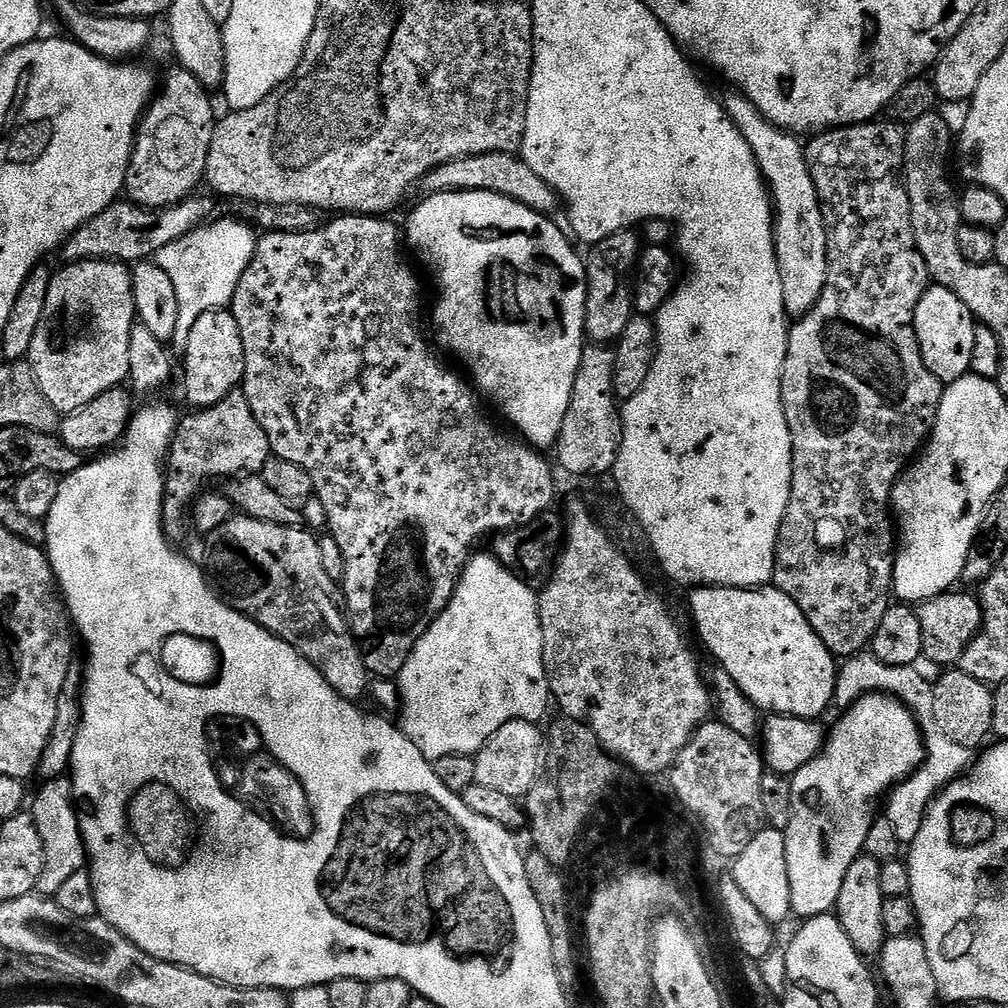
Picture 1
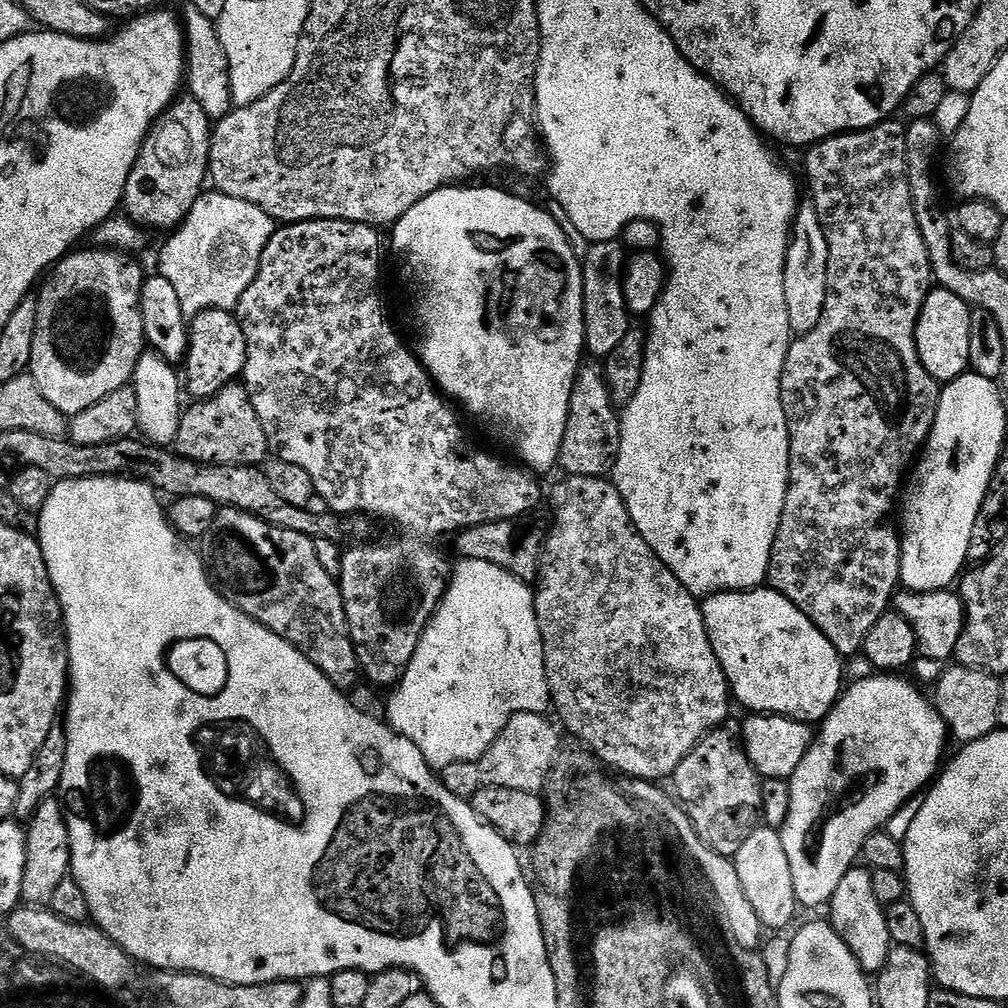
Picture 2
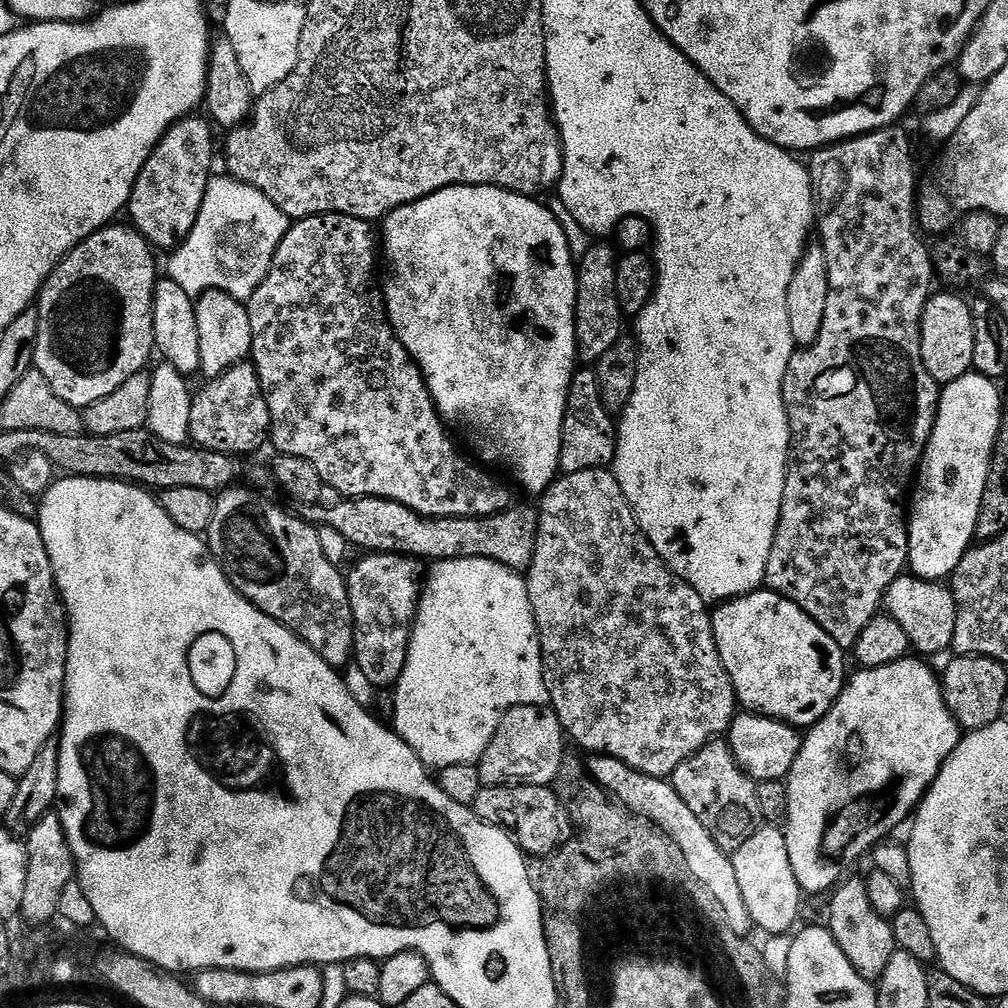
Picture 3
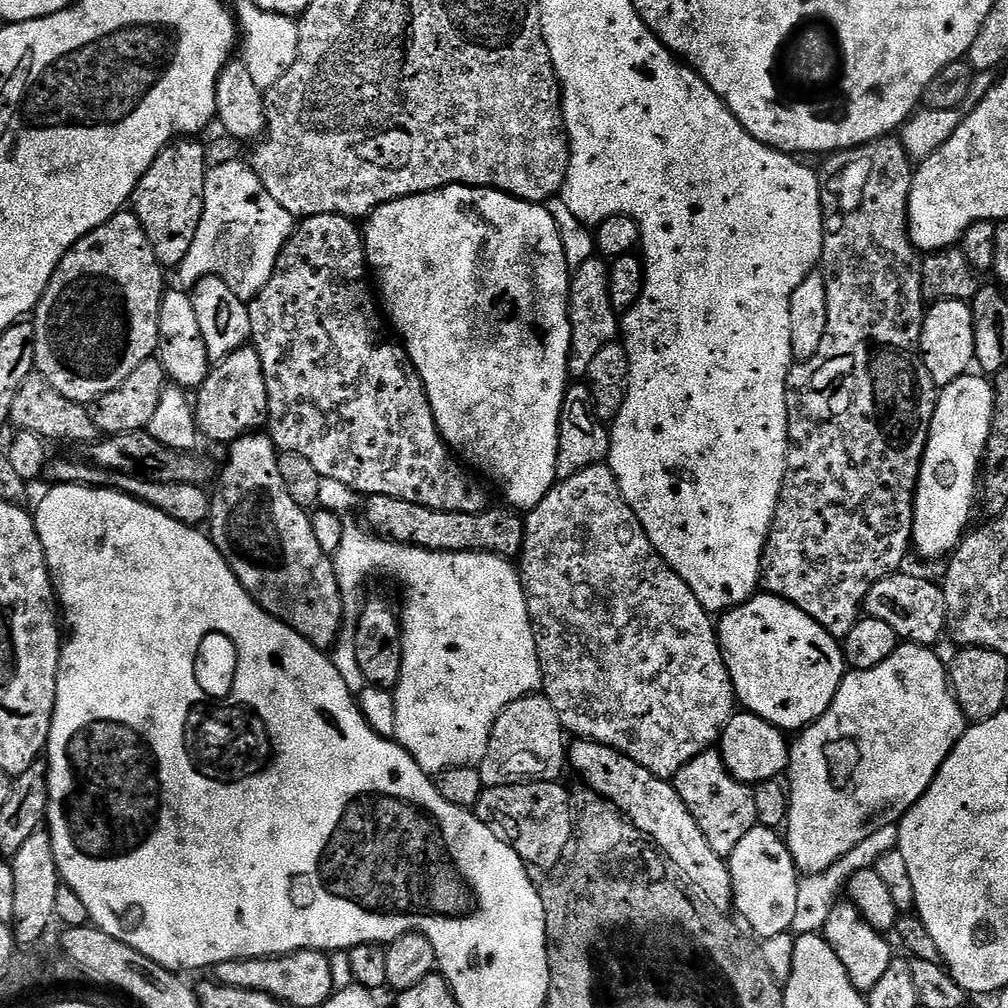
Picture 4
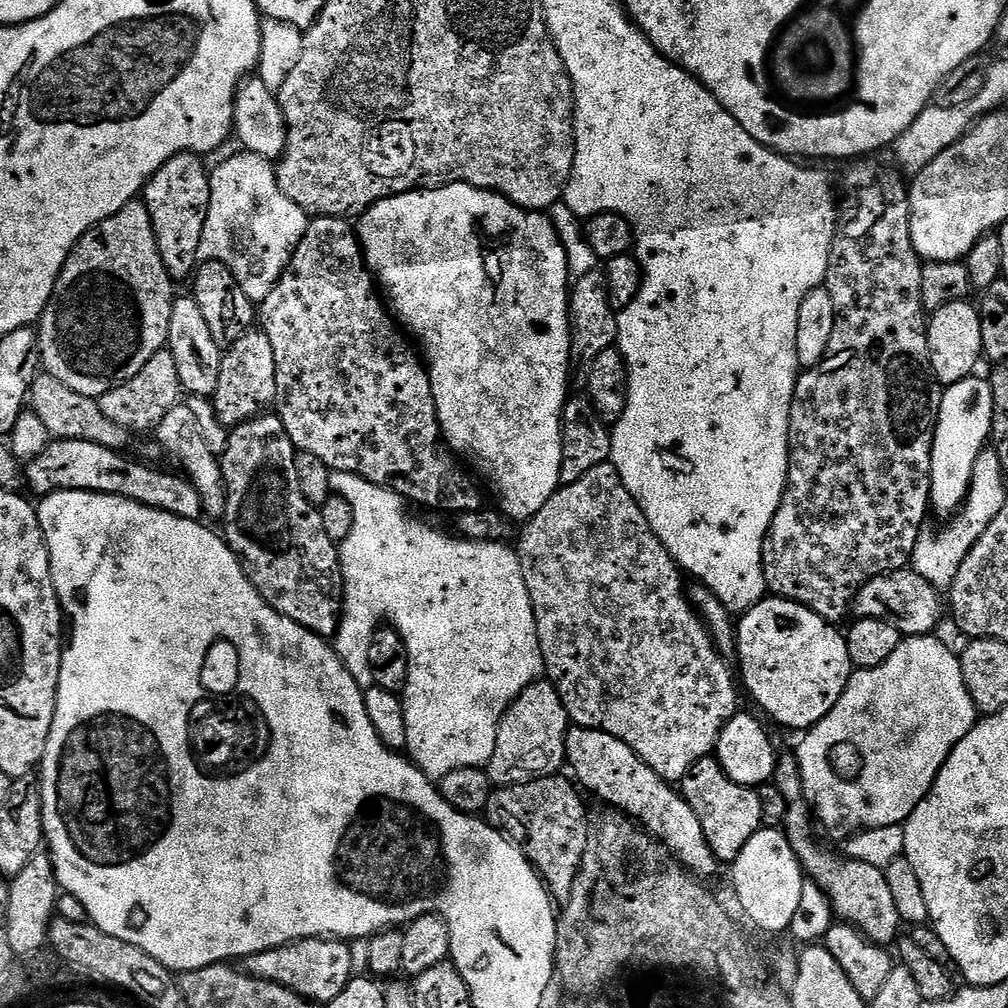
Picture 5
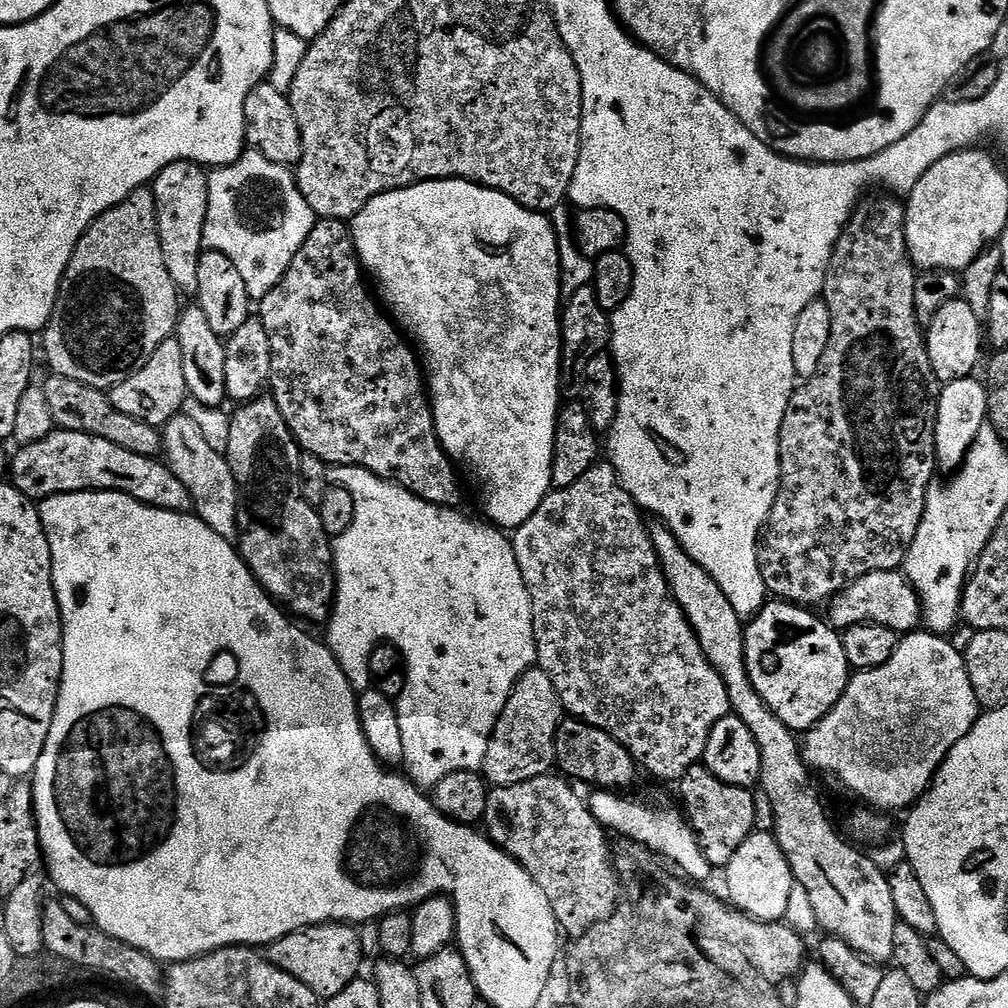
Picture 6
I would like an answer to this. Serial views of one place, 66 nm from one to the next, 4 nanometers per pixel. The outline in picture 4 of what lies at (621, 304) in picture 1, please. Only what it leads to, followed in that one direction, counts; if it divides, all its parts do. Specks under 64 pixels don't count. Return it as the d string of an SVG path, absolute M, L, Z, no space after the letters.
M593 258L575 269L568 286L568 317L570 318L570 358L568 375L580 382L587 377L590 362L602 351L602 346L613 343L621 335L622 320L610 302L610 264L607 259Z

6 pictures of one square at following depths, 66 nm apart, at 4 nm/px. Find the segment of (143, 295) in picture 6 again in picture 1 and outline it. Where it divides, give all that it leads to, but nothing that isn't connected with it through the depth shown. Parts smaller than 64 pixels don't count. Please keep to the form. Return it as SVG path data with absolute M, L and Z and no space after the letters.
M83 260L67 263L64 267L61 272L52 272L50 290L46 294L46 310L42 310L42 322L38 322L34 342L30 342L26 357L40 393L61 414L82 410L94 402L98 394L119 388L129 379L130 334L138 323L129 265L114 260Z

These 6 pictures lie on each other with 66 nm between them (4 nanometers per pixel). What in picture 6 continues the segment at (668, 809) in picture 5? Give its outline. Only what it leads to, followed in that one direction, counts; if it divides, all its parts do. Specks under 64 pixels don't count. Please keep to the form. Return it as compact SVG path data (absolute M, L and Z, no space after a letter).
M575 718L561 719L558 726L555 767L569 781L581 780L584 784L593 784L591 787L596 790L628 790L638 773L631 752L627 752L614 737Z

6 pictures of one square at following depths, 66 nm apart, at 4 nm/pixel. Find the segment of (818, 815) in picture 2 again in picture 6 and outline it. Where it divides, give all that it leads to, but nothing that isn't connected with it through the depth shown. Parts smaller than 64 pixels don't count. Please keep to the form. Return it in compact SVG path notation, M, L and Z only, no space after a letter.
M927 630L909 632L901 639L898 650L894 650L894 658L890 658L890 662L886 662L874 670L856 672L849 679L842 698L814 727L809 728L803 737L802 751L804 763L808 765L809 769L816 774L825 772L830 779L837 780L846 791L853 792L856 796L861 796L868 803L865 805L869 809L881 814L893 814L892 812L898 811L899 808L904 808L903 810L911 809L916 801L927 793L928 787L932 784L932 779L936 777L940 764L948 757L950 750L954 750L954 746L958 746L958 742L962 742L962 738L966 738L966 734L970 734L970 730L976 725L977 718L982 715L980 703L974 694L974 686L970 682L970 674L966 670L964 653L959 647L956 649L948 640L951 639Z

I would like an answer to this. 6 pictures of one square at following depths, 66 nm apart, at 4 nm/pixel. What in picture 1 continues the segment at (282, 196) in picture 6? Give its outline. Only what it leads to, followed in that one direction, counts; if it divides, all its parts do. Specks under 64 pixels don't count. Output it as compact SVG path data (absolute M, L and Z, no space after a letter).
M213 219L202 228L196 228L183 240L170 246L162 246L154 257L154 263L166 270L174 294L178 296L178 330L175 343L182 346L188 341L190 326L198 322L207 312L224 310L231 305L234 290L238 290L238 282L242 282L242 274L246 274L246 266L256 256L257 233L252 233L248 224L240 220Z

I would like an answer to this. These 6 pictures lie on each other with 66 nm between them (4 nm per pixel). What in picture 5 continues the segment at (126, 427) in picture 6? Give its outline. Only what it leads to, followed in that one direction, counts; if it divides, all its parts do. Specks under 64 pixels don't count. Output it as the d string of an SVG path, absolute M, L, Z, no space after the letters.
M38 374L34 378L28 392L28 404L30 411L42 418L42 426L46 426L57 440L85 440L117 450L127 449L127 444L134 440L133 433L127 428L118 426L118 422L110 422L110 418L102 414L97 397L78 394L78 390L70 390L70 386L58 382L58 378L53 376Z

